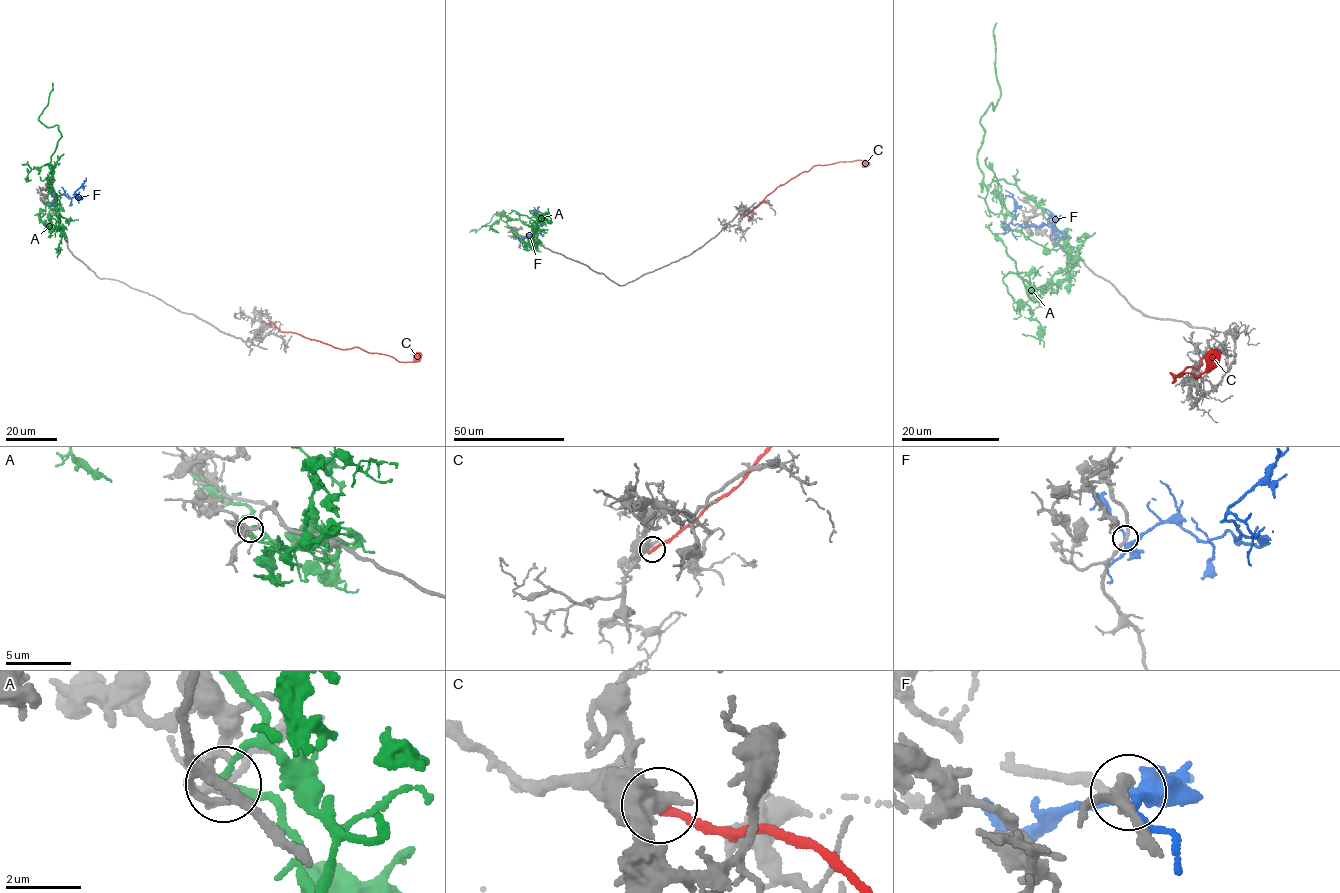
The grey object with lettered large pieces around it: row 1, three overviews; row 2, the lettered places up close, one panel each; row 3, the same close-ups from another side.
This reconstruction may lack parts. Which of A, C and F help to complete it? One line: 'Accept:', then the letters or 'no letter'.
Accept: no letter

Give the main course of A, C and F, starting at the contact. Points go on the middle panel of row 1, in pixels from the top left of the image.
A: (522, 241), (501, 215), (537, 218), (529, 222), (535, 229), (544, 229), (539, 233)
C: (744, 216), (778, 186), (814, 165), (854, 160), (866, 164)
F: (526, 237), (532, 235), (543, 223), (532, 214), (533, 209)

